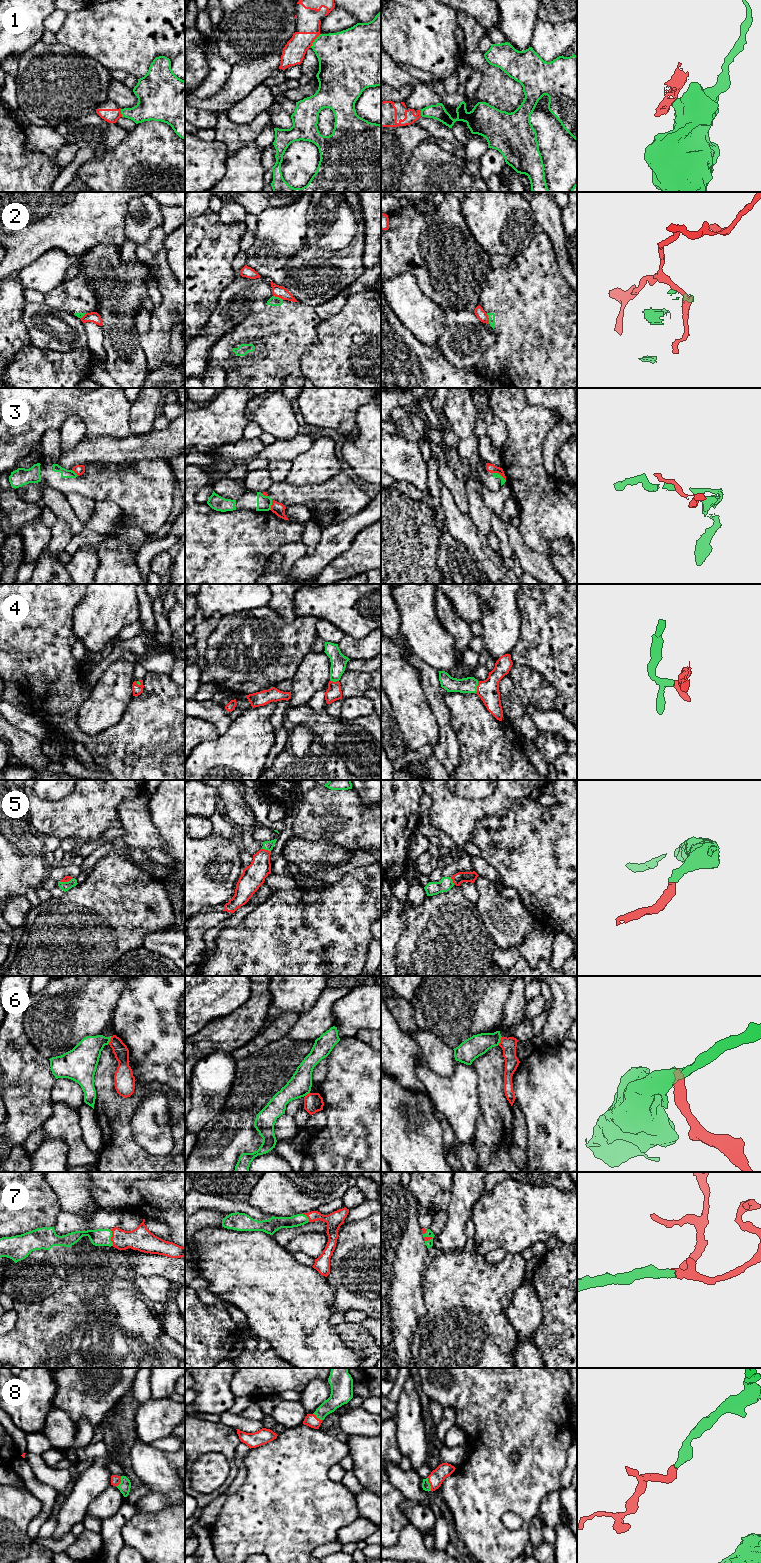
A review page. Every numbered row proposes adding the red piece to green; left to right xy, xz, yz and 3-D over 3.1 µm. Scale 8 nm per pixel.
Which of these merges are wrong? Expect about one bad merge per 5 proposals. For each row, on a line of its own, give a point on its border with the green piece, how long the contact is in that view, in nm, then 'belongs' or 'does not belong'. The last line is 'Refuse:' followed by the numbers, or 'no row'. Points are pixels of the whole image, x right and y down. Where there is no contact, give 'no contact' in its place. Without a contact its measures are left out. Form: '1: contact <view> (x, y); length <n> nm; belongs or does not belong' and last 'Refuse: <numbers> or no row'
1: contact xz (314, 41); length 140 nm; does not belong
2: contact yz (488, 317); length 90 nm; does not belong
3: contact yz (499, 474); length 130 nm; does not belong
4: contact yz (476, 687); length 100 nm; belongs
5: contact xz (266, 849); length 90 nm; belongs
6: contact yz (500, 1039); length 80 nm; does not belong
7: contact xy (111, 1236); length 140 nm; belongs
8: contact yz (429, 1484); length 120 nm; belongs
Refuse: 1, 2, 3, 6

